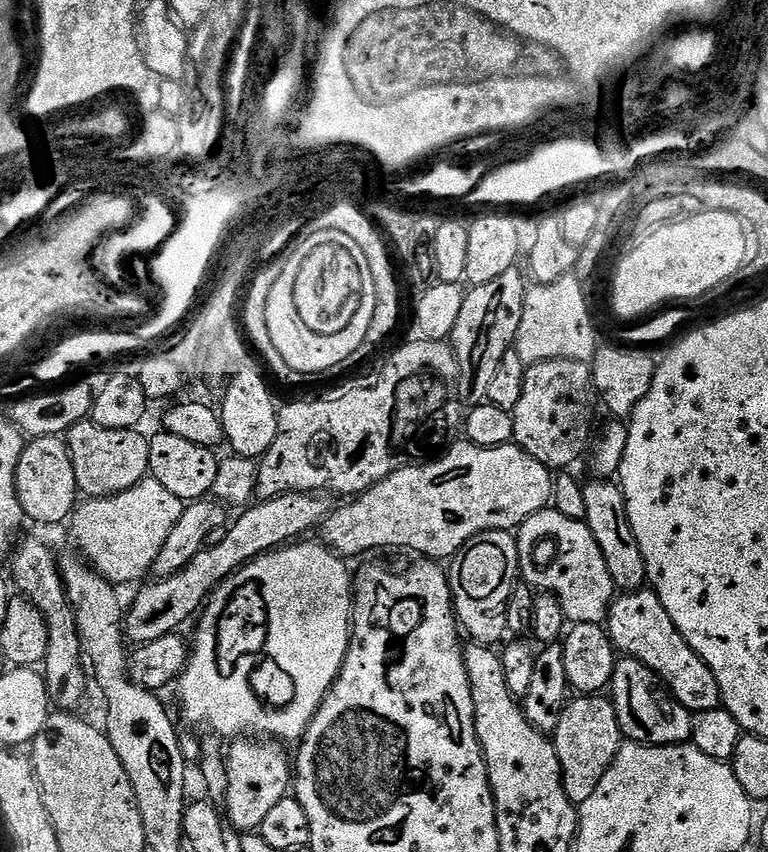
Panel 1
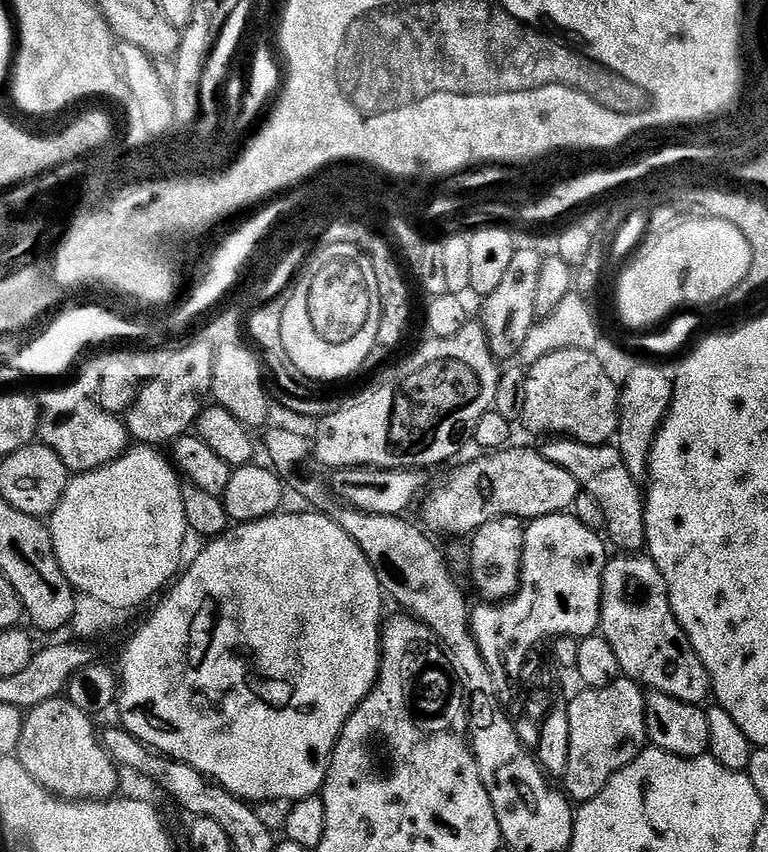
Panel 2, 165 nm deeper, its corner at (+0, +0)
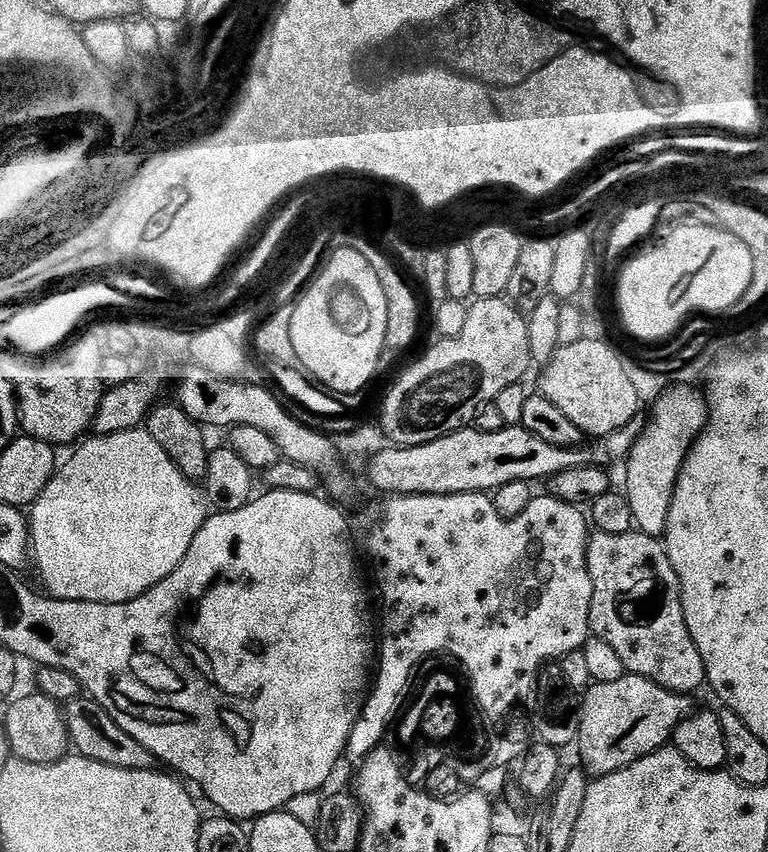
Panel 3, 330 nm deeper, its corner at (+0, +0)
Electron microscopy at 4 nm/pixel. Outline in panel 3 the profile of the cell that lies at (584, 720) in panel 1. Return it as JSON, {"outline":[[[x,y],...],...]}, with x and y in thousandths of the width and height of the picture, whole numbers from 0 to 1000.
{"outline":[[[822,791],[805,796],[805,800],[772,803],[754,823],[753,879],[759,905],[771,913],[799,908],[866,877],[888,846],[901,839],[901,822],[900,816],[874,812]]]}

